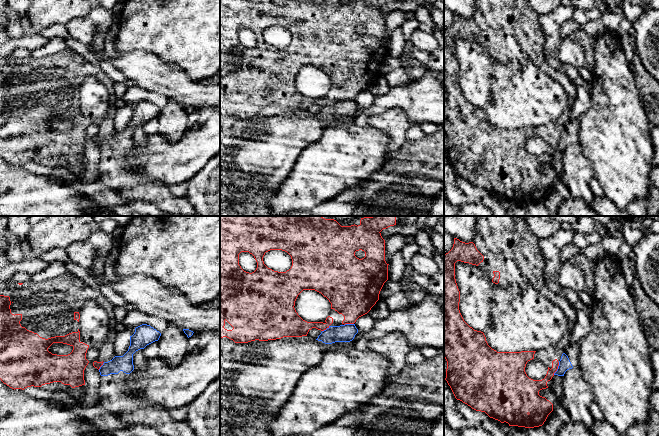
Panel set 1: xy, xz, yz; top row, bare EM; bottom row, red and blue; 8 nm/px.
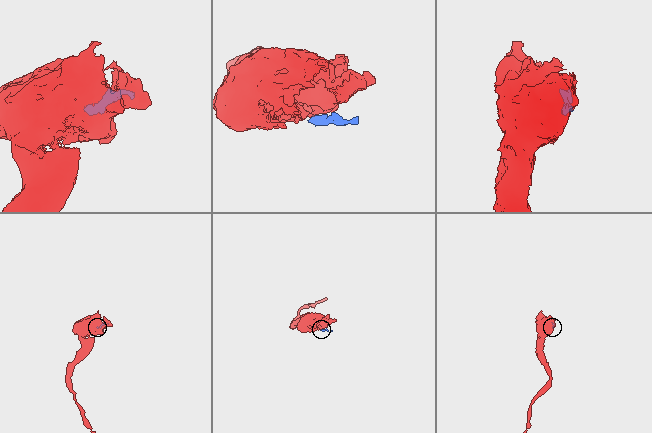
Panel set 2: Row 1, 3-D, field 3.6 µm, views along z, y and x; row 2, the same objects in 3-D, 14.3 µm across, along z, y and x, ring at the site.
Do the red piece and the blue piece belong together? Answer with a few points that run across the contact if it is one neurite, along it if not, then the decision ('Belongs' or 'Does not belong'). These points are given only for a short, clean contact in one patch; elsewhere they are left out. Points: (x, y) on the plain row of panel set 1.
Line: yz (559, 138), (558, 144), (553, 150). Does not belong

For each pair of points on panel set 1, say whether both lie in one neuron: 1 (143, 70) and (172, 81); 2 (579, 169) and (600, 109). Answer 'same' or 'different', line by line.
1: same
2: different

